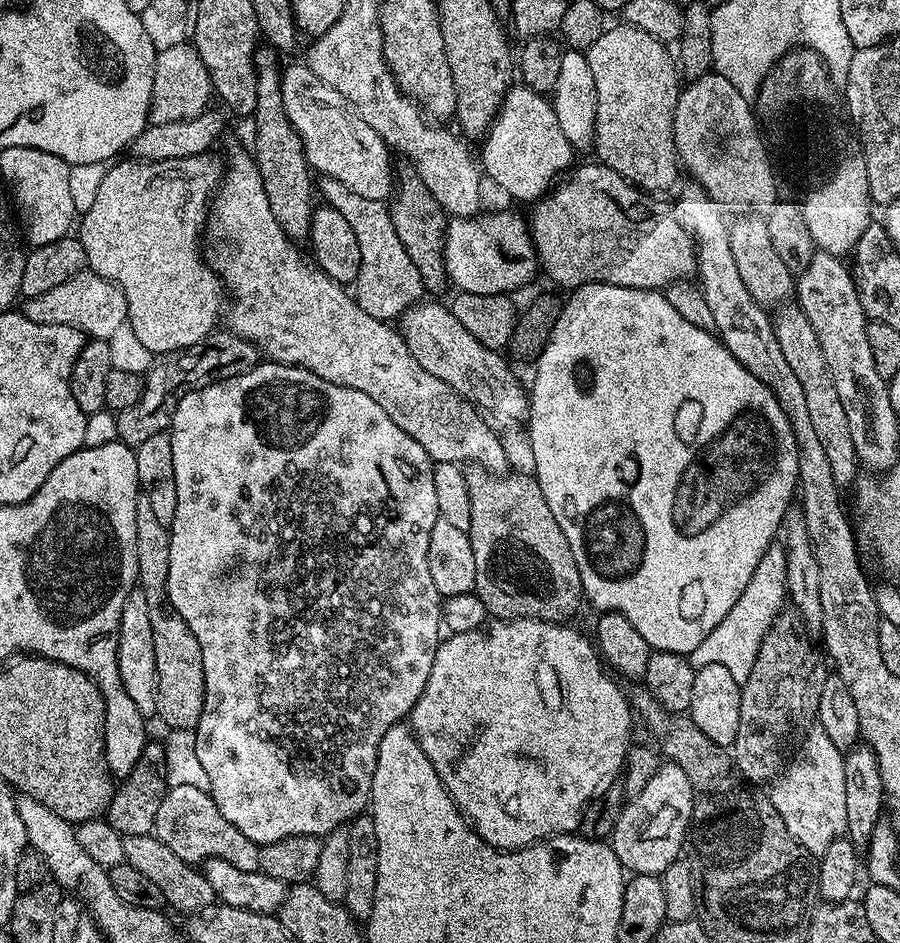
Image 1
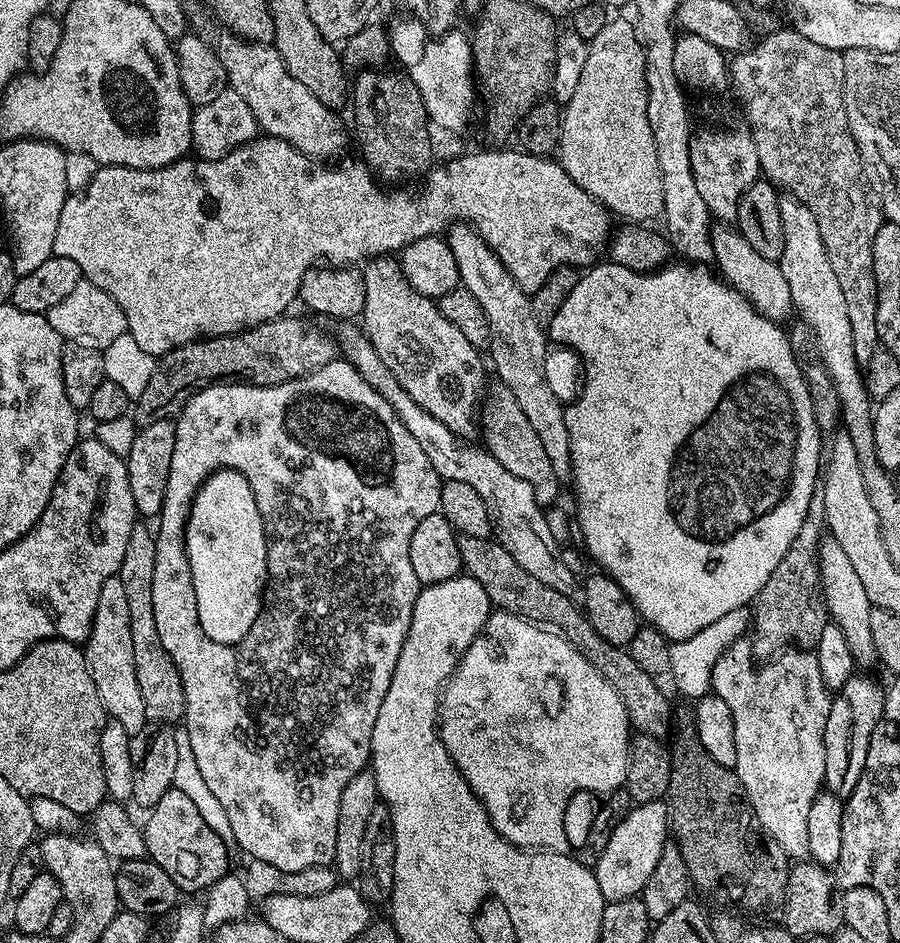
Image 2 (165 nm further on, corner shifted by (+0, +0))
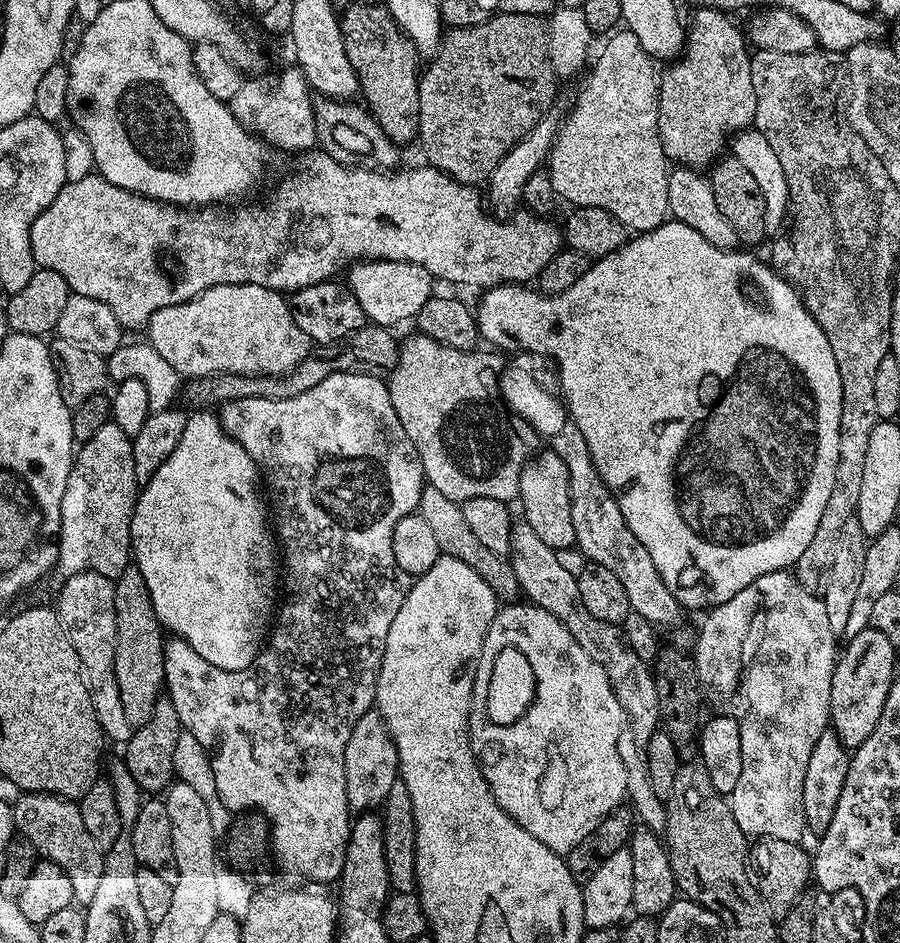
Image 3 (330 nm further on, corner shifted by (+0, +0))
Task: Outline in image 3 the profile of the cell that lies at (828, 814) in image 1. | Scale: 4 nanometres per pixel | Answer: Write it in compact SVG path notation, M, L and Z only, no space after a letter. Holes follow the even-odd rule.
M791 571L771 572L760 576L746 590L738 590L730 602L722 602L717 608L711 609L700 628L700 637L696 640L696 652L694 659L696 669L700 675L703 691L712 699L712 704L717 713L733 716L738 722L742 734L742 775L738 778L738 786L734 786L730 797L734 822L749 838L769 836L770 838L782 838L782 842L794 842L800 844L803 836L806 836L804 811L802 810L802 782L806 778L806 765L810 763L810 754L814 751L814 742L822 738L822 734L829 727L830 721L830 686L832 675L836 669L838 659L838 634L830 626L830 618L826 615L826 606L819 595L812 593L813 589L800 581Z

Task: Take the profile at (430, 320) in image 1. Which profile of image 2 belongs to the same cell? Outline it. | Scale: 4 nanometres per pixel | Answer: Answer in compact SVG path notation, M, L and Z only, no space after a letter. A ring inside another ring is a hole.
M496 382L487 389L486 399L478 412L478 424L484 427L484 444L483 447L514 478L522 478L522 482L529 484L534 490L536 503L541 506L549 506L556 500L562 488L561 481L556 479L554 466L550 466L550 458L546 458L546 450L542 447L542 442L538 438L538 433L534 431L534 426L530 426L526 414L522 414L522 406L514 402L514 394L502 383Z

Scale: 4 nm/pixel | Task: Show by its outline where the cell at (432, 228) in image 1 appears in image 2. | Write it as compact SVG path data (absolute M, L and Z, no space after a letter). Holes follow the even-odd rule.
M364 70L359 73L360 76L356 81L352 80L350 84L350 104L352 100L352 120L356 123L356 132L354 128L354 144L360 147L360 152L362 155L363 163L367 164L369 168L372 169L373 173L381 181L387 182L389 185L396 186L401 182L412 182L415 176L423 177L425 173L433 167L434 159L432 160L432 140L428 137L428 128L430 129L430 121L428 115L426 114L426 106L422 106L422 94L418 94L418 86L414 86L414 82L408 79L407 76L403 74L397 74L397 76L391 76L388 72L380 72L384 70Z

